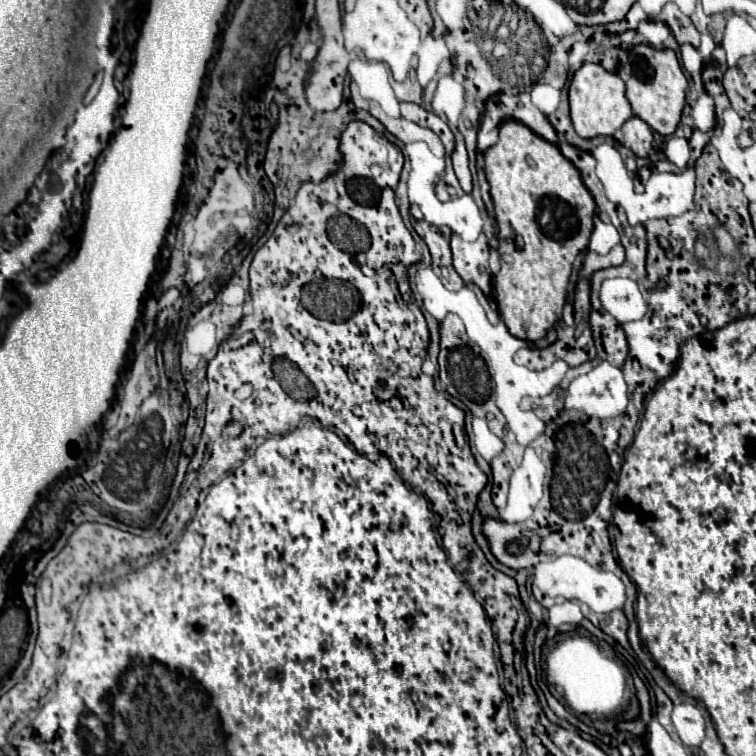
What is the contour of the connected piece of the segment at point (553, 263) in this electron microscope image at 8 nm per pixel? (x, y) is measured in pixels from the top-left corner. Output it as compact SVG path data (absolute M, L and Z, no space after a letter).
M515 120L503 122L499 130L499 142L485 150L485 174L491 186L501 238L501 270L495 276L499 314L515 338L537 342L545 338L547 332L561 320L573 262L589 246L595 200L591 202L591 194L585 188L579 170L559 152L559 148Z

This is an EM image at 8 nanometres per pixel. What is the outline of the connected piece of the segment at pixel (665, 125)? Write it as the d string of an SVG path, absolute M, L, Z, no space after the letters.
M639 44L629 54L629 64L619 66L619 76L627 84L627 100L631 102L635 116L647 122L649 128L661 136L673 134L681 120L681 112L685 106L687 88L689 88L689 82L679 66L675 52L655 50L655 48Z

